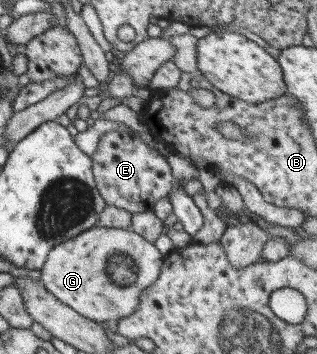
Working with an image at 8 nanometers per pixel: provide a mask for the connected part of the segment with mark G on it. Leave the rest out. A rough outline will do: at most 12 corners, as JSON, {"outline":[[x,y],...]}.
{"outline":[[130,229],[57,243],[40,282],[96,323],[118,321],[164,256]]}

